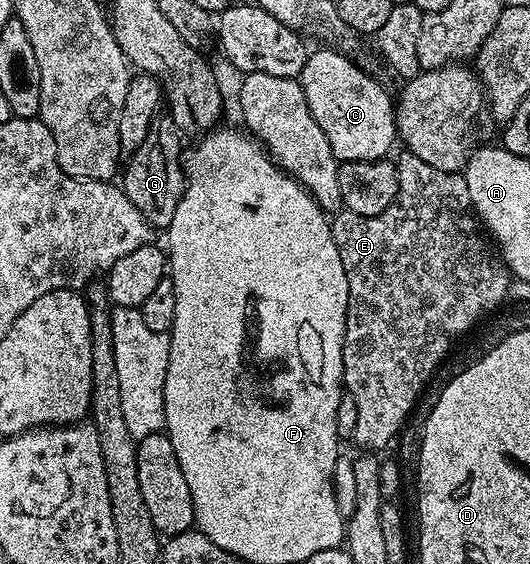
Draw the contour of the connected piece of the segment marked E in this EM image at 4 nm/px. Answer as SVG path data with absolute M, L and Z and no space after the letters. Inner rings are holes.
M401 155L396 163L398 193L387 209L378 213L380 219L376 216L352 219L352 211L341 209L331 220L334 241L338 247L344 247L342 263L348 263L346 275L352 275L352 287L348 291L364 295L364 299L380 311L380 315L346 313L342 345L343 390L354 397L357 406L354 439L372 453L380 453L403 431L415 412L417 399L441 365L443 355L451 349L452 342L466 334L480 315L494 310L510 295L510 272L478 226L464 178L434 169L434 165L426 165L422 157ZM392 311L408 311L408 315L392 315Z

